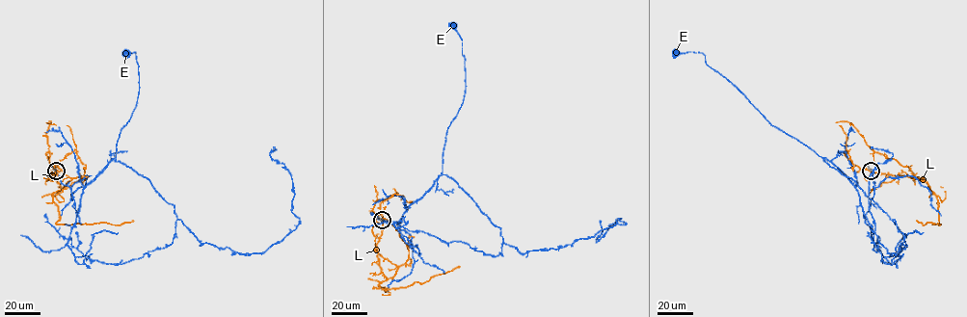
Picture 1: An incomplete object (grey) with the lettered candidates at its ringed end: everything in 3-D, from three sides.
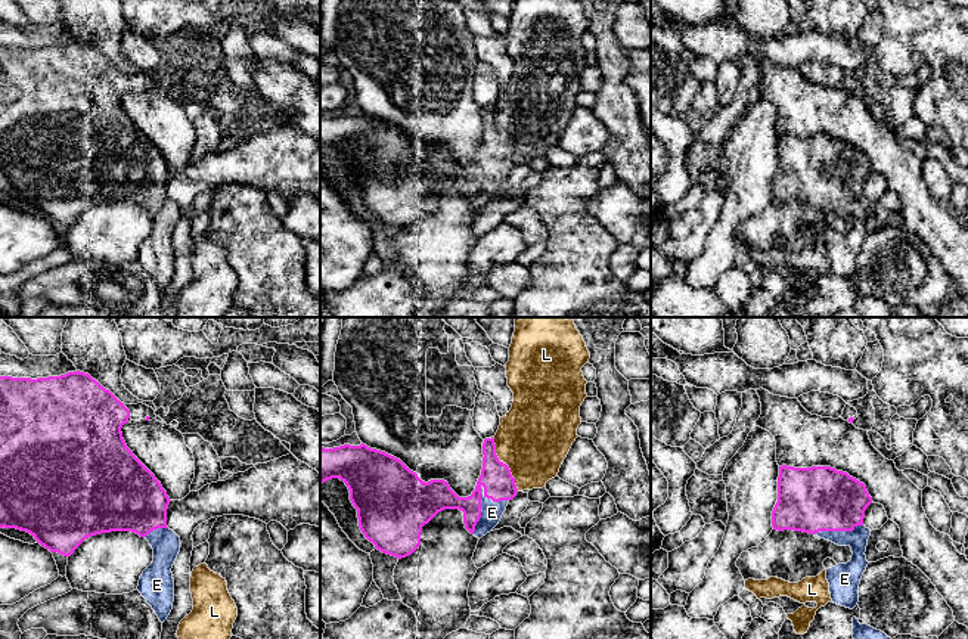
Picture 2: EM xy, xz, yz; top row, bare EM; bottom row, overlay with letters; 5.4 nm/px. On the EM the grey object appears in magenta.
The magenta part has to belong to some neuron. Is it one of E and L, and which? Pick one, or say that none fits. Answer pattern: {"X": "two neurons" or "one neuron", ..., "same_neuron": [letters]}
{"E": "one neuron", "L": "two neurons", "same_neuron": ["E"]}

